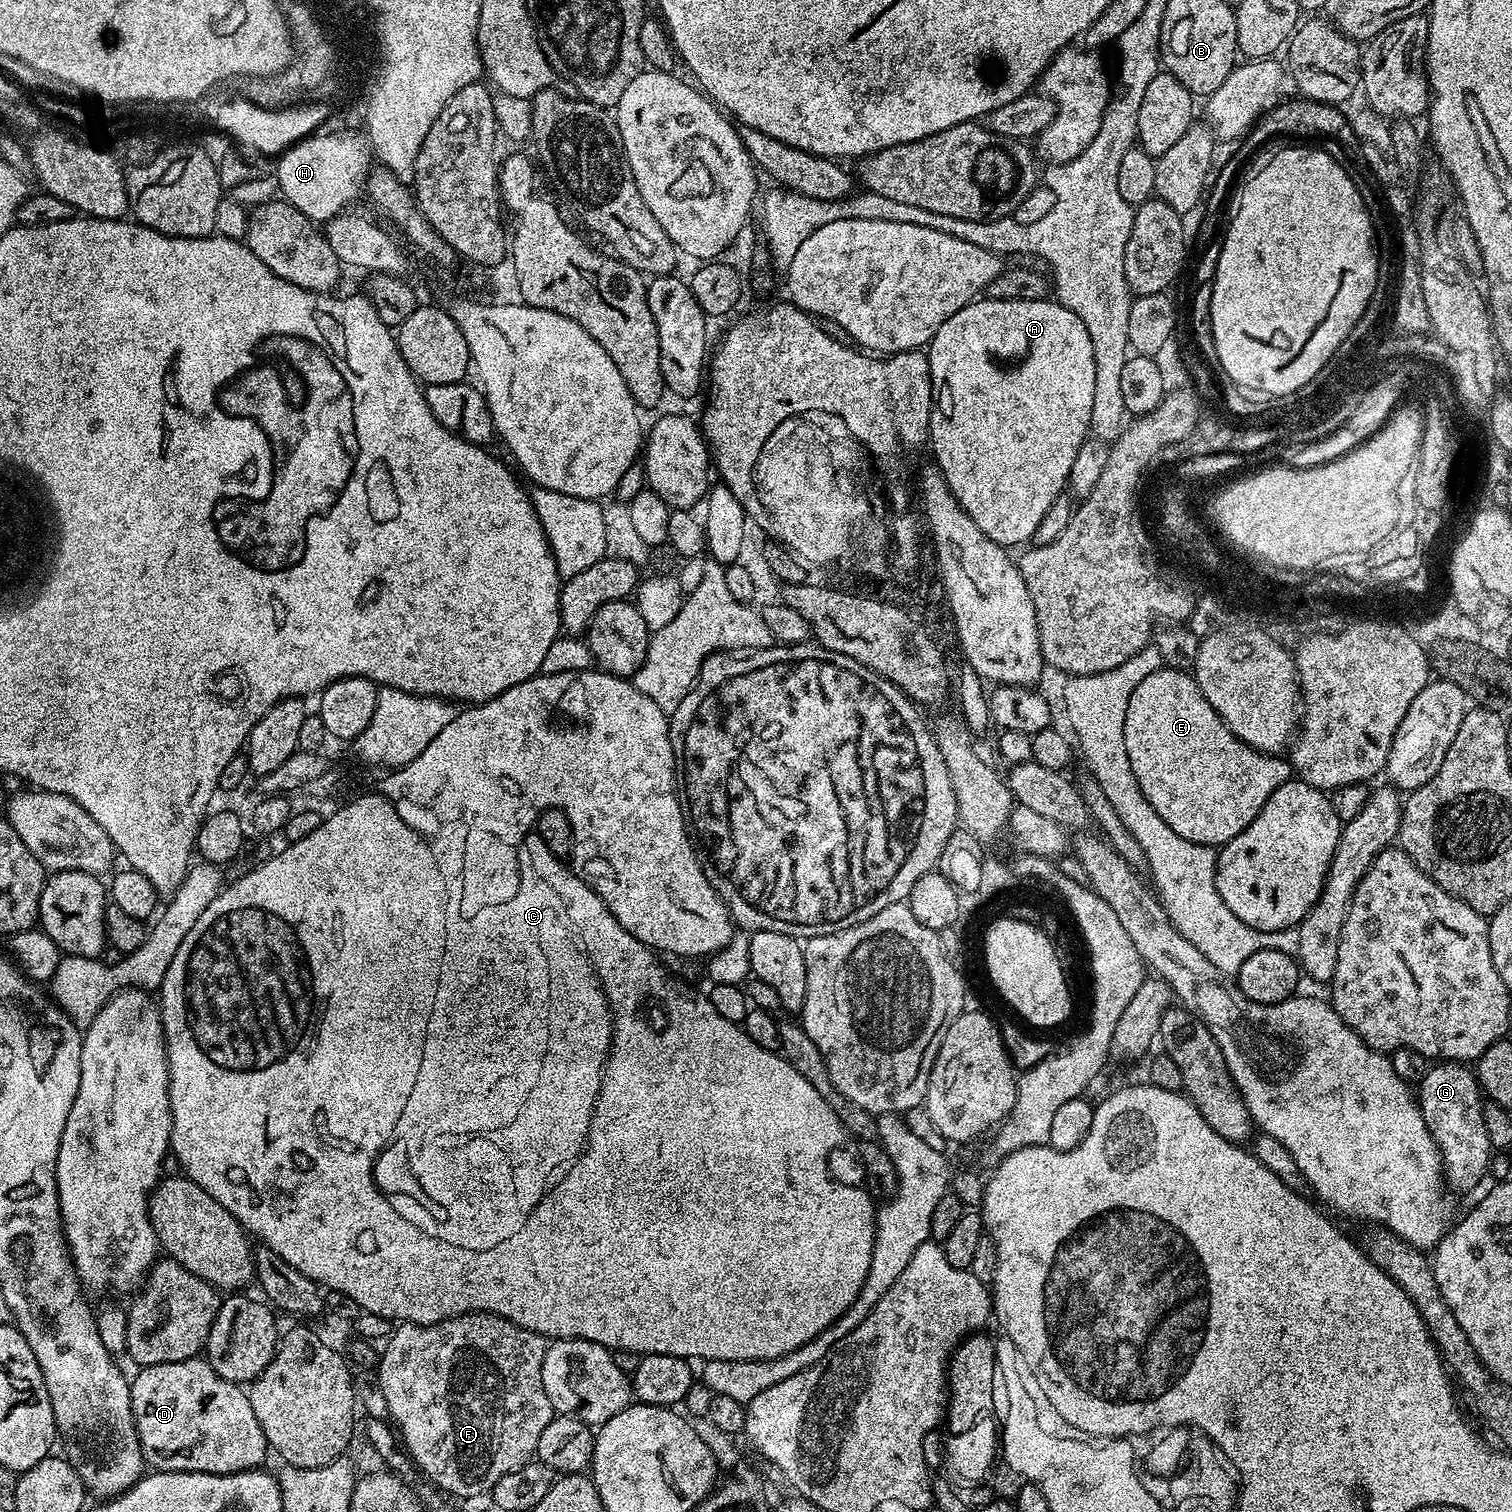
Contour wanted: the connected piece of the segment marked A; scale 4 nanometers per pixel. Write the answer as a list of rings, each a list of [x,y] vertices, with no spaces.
[[[977,298],[962,306],[958,314],[950,314],[926,345],[926,355],[932,375],[932,420],[928,423],[928,440],[932,444],[931,459],[942,470],[954,498],[974,518],[974,523],[986,538],[1005,546],[1027,545],[1033,539],[1038,524],[1047,510],[1068,487],[1070,466],[1078,458],[1078,450],[1090,436],[1090,410],[1094,407],[1094,346],[1090,342],[1090,330],[1082,326],[1082,318],[1074,310],[1066,310],[1052,298],[1043,300],[990,300]]]

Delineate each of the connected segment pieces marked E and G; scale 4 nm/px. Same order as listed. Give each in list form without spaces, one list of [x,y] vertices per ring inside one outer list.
[[[1165,666],[1154,670],[1154,674],[1146,674],[1146,678],[1142,678],[1142,682],[1138,682],[1138,686],[1134,686],[1134,694],[1130,694],[1130,706],[1126,706],[1124,737],[1126,738],[1126,754],[1130,758],[1130,770],[1134,770],[1134,778],[1142,790],[1146,802],[1150,802],[1150,806],[1154,806],[1154,810],[1158,810],[1158,818],[1162,818],[1162,822],[1166,822],[1166,826],[1170,826],[1170,830],[1174,830],[1174,834],[1178,834],[1178,838],[1186,838],[1190,842],[1209,846],[1223,846],[1226,842],[1230,842],[1230,838],[1242,834],[1242,830],[1246,830],[1246,826],[1250,826],[1250,822],[1254,822],[1254,818],[1258,816],[1258,810],[1262,810],[1262,806],[1266,806],[1266,798],[1270,798],[1270,794],[1274,794],[1274,790],[1278,790],[1278,786],[1282,786],[1294,776],[1291,763],[1283,755],[1259,752],[1245,740],[1237,738],[1229,730],[1228,723],[1216,713],[1214,706],[1210,706],[1210,702],[1204,697],[1200,687],[1196,685],[1195,676],[1178,668]]]
[[[1436,1062],[1418,1085],[1420,1113],[1444,1159],[1447,1183],[1460,1192],[1468,1192],[1490,1168],[1494,1149],[1486,1134],[1485,1101],[1476,1073],[1464,1062]]]

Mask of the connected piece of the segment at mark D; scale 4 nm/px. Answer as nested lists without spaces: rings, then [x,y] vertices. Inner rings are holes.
[[[193,1358],[141,1367],[137,1377],[130,1381],[130,1398],[140,1448],[153,1469],[229,1476],[259,1469],[263,1465],[260,1463],[270,1456],[268,1439],[262,1434],[262,1426],[258,1426],[258,1418],[254,1418],[254,1406],[250,1406],[247,1391],[237,1381],[219,1376],[207,1359]]]

